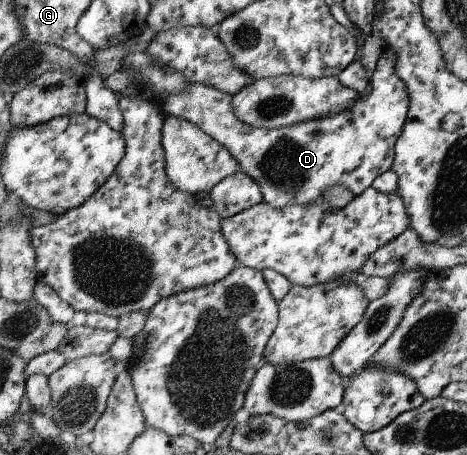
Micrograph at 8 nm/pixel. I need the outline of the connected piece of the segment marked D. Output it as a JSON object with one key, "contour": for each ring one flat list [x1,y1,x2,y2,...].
{"contour":[[394,51,382,52,369,82,372,88,366,98,359,100,358,97,344,111,277,129,274,126,257,128,239,121,233,112,232,97,228,93,203,84,189,83,184,93,163,97,162,106,159,109,163,115,170,114,190,121,213,137,237,161,240,170,257,182,262,192,262,201,279,209,286,205,312,203,314,199,321,197,325,188,332,185,346,187,355,197,370,187,374,178,392,167,393,148,405,124,409,106,409,95,403,78,395,72]]}

